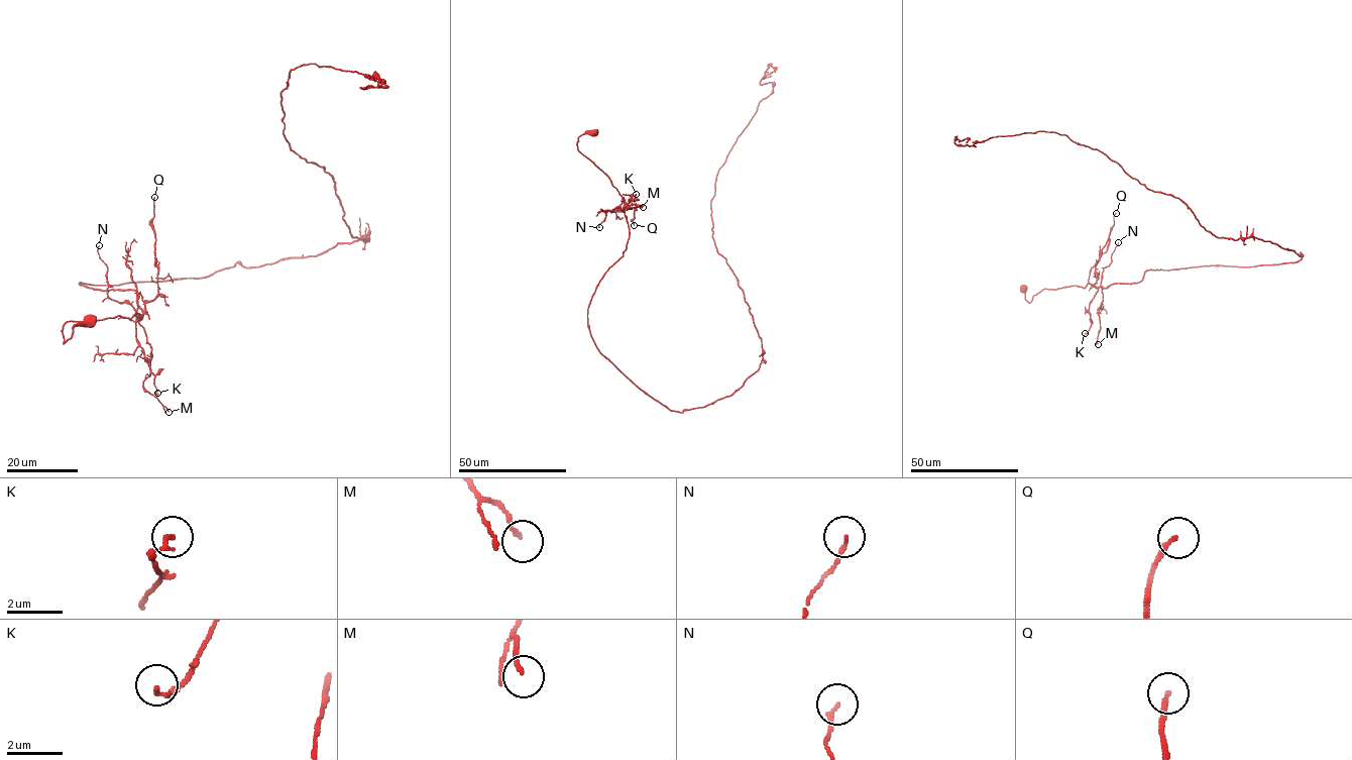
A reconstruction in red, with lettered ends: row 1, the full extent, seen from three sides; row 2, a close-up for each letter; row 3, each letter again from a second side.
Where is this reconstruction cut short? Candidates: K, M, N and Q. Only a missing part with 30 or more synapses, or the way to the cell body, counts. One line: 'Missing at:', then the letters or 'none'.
Missing at: none

